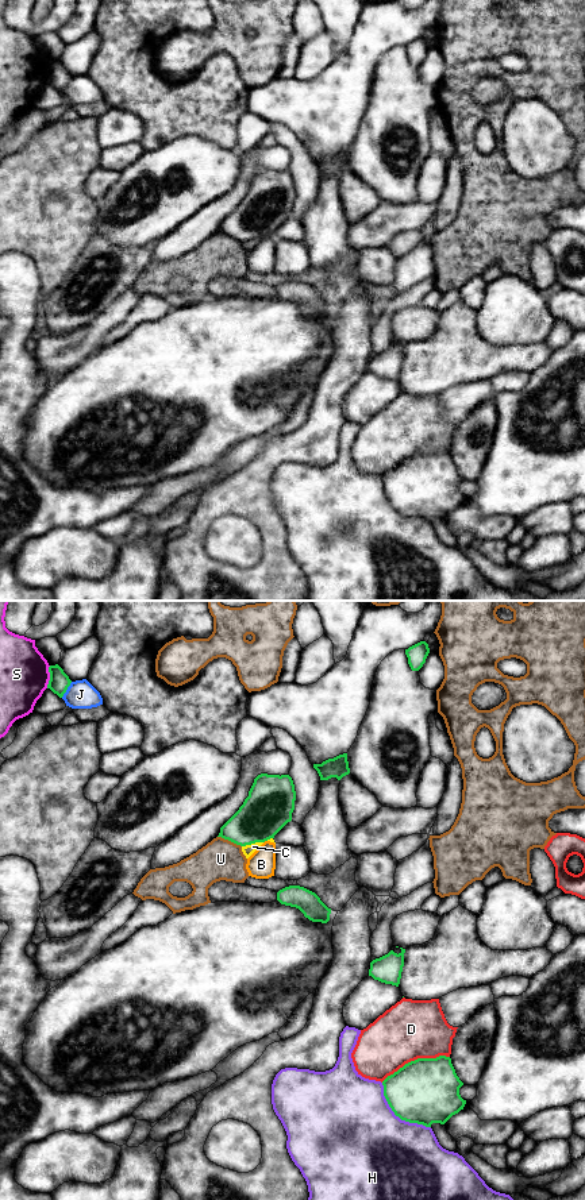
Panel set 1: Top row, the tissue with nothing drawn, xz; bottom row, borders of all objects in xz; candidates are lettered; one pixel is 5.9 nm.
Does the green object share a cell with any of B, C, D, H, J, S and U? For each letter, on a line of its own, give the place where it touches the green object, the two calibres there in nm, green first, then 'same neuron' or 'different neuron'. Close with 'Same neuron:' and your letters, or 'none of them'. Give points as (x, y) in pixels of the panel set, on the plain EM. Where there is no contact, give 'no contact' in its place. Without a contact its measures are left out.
B: meets green in xz at (265, 235); 280 nm thick on the green side, 170 nm on the other; different neuron
C: meets green in xz at (251, 238); 280 nm thick on the green side, 70 nm on the other; different neuron
D: meets green in xz at (415, 455); 400 nm thick on the green side, 360 nm on the other; different neuron
H: meets green in xz at (397, 510); 400 nm thick on the green side, 480 nm on the other; different neuron
J: meets green in xz at (66, 84); 120 nm thick on the green side, 170 nm on the other; different neuron
S: meets green in xz at (50, 72); 120 nm thick on the green side, 300 nm on the other; different neuron
U: meets green in xz at (230, 235); 280 nm thick on the green side, 240 nm on the other; different neuron
Same neuron: none of them

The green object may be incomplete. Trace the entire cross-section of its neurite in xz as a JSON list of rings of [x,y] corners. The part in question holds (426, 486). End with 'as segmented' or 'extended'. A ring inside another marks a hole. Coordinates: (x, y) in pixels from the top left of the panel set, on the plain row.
[[[446,451],[411,456],[388,471],[382,481],[396,512],[426,522],[444,520],[466,499],[459,490],[463,478]]]; as segmented

